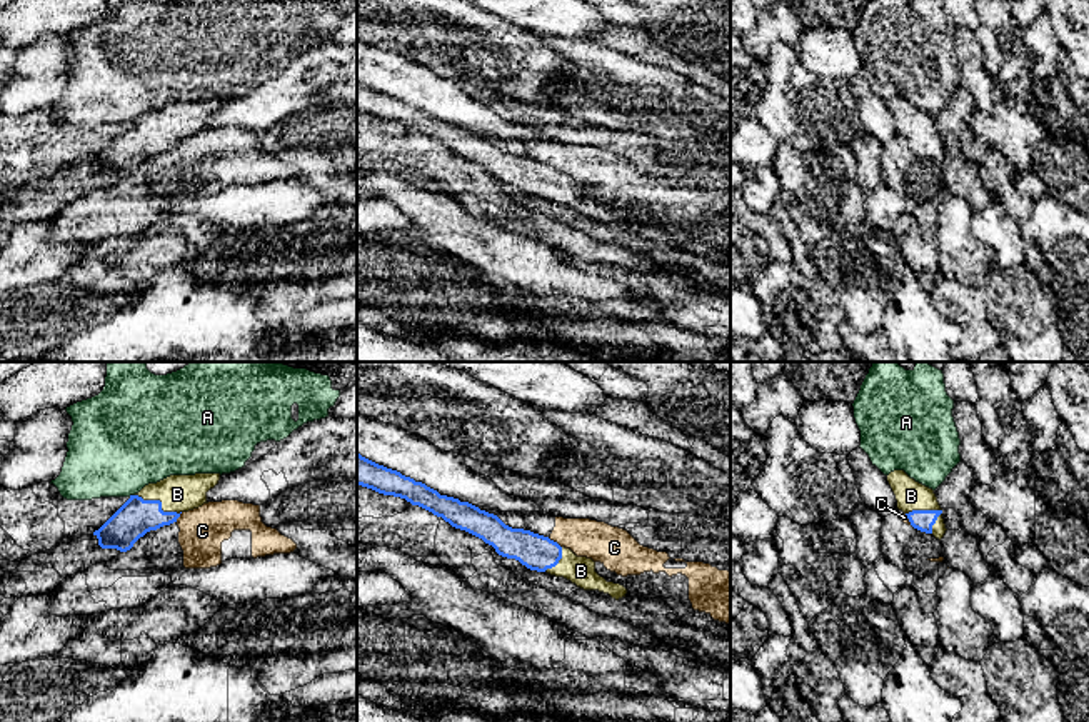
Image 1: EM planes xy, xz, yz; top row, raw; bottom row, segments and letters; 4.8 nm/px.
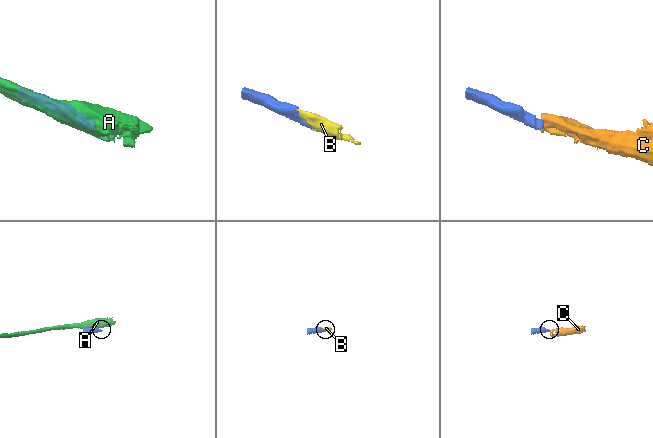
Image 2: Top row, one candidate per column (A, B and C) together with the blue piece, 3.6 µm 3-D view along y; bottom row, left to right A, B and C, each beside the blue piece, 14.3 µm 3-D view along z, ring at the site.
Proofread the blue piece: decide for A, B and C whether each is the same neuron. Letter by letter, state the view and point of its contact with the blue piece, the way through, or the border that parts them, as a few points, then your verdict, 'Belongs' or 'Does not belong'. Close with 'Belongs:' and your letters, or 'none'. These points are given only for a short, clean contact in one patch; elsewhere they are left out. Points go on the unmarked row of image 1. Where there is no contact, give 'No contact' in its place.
A: Touches blue at xy (130, 122). Does not belong
B: Touches blue at yz (923, 137). Belongs
C: Touches blue at xz (552, 167). Boundary: xz (547, 164), (561, 174). Does not belong
Belongs: B

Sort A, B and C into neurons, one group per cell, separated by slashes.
A / B / C

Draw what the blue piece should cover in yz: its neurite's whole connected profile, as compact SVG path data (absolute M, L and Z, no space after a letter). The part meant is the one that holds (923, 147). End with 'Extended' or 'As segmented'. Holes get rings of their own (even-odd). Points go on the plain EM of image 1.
M904 97L891 98L887 108L896 122L897 135L907 142L911 152L941 167L947 155L934 117L916 108Z. Extended

